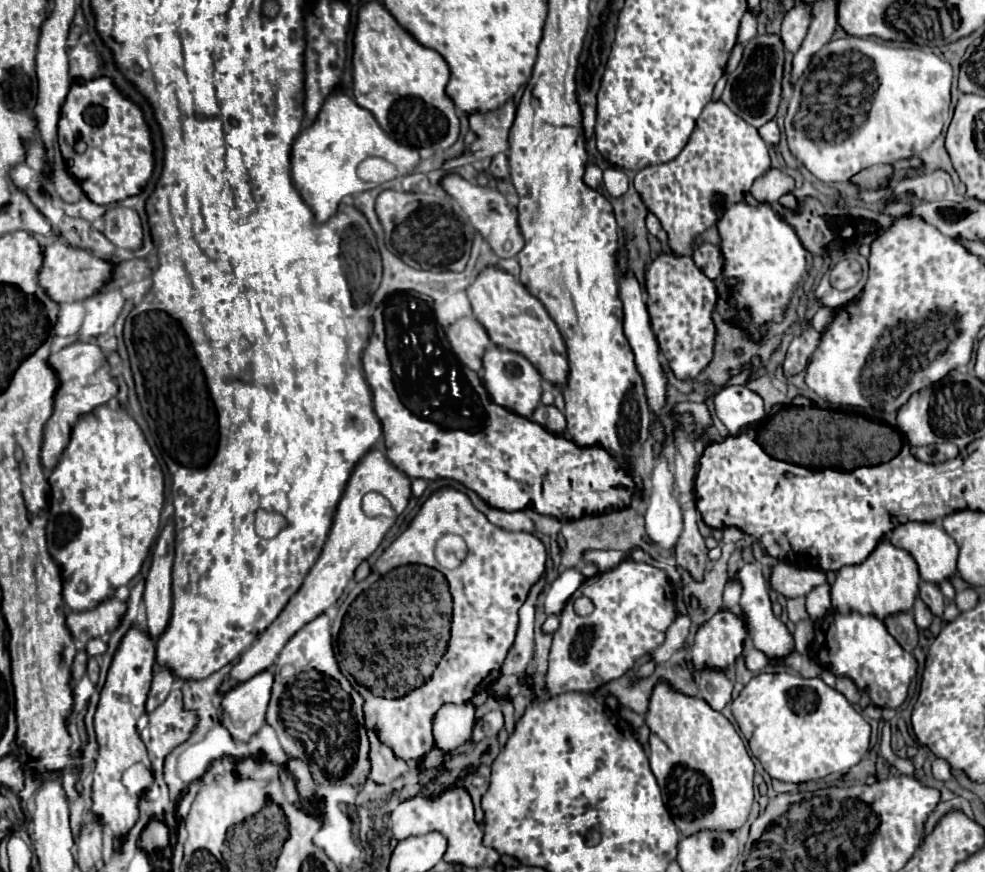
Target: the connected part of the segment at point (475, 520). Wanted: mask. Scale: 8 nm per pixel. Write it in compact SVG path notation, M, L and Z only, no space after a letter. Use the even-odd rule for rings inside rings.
M442 488L422 504L410 526L372 566L372 572L384 576L394 568L410 564L434 568L448 580L454 602L448 650L430 680L402 698L386 700L356 684L356 690L364 696L368 728L376 730L382 744L402 760L418 760L434 748L432 722L446 702L470 702L478 692L488 690L500 678L502 664L516 638L518 608L524 604L530 586L546 570L546 548L542 540L530 532L510 532L494 526L472 506L464 492ZM444 534L460 534L468 542L468 556L456 570L446 570L434 560L434 544Z

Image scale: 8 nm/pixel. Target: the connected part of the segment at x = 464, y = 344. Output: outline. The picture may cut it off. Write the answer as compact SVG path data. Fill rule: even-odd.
M460 318L450 326L448 340L464 366L474 372L482 370L482 354L486 352L490 338L478 320Z

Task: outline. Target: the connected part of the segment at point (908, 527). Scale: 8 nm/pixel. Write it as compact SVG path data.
M906 522L906 524L900 524L892 530L892 536L890 536L890 542L898 548L904 548L908 550L914 560L918 562L918 570L920 570L920 576L922 580L926 582L942 582L950 576L956 574L956 562L958 562L958 544L950 538L950 534L946 534L946 530L940 525L934 522Z

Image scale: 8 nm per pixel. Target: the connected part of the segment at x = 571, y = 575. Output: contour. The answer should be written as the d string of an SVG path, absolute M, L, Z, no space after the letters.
M580 566L564 570L548 586L546 596L544 596L544 610L546 610L546 614L560 614L560 610L564 608L564 604L568 602L568 598L580 588L580 584L584 582L584 574L578 568Z

